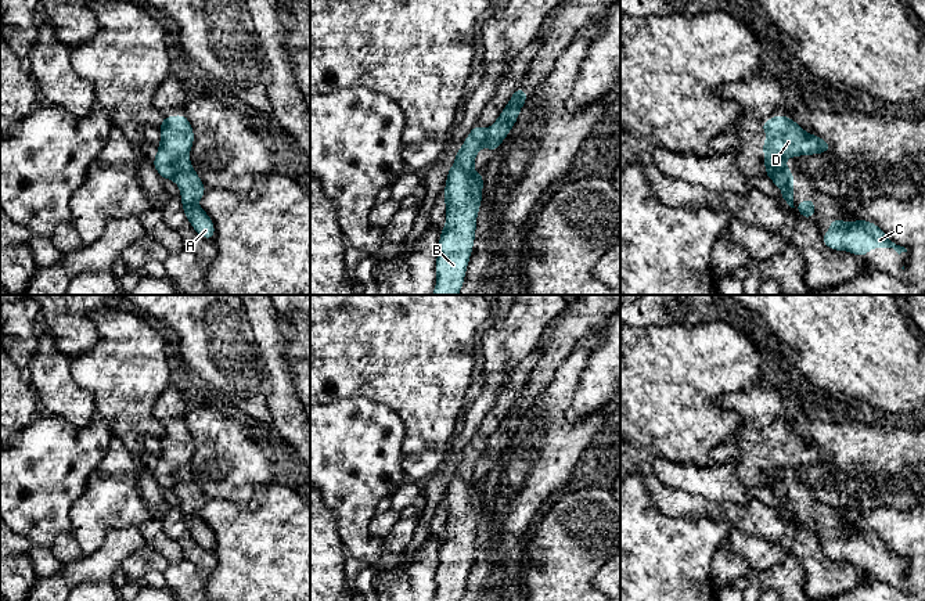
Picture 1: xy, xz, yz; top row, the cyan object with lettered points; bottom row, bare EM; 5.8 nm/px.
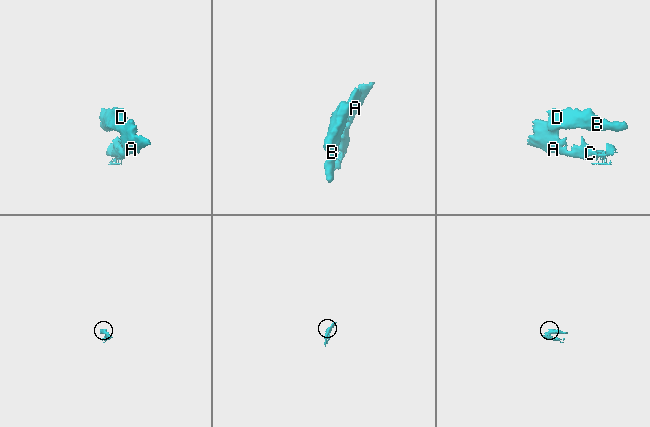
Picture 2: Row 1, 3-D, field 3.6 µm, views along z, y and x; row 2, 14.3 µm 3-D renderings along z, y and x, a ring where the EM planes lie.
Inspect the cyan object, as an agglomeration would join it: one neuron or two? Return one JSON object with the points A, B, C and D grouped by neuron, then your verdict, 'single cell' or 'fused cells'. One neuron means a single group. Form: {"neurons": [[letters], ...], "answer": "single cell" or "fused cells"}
{"neurons": [["A", "C"], ["B", "D"]], "answer": "fused cells"}

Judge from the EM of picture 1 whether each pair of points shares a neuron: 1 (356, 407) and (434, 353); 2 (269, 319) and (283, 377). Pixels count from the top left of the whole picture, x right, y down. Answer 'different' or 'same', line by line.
1: different
2: same

